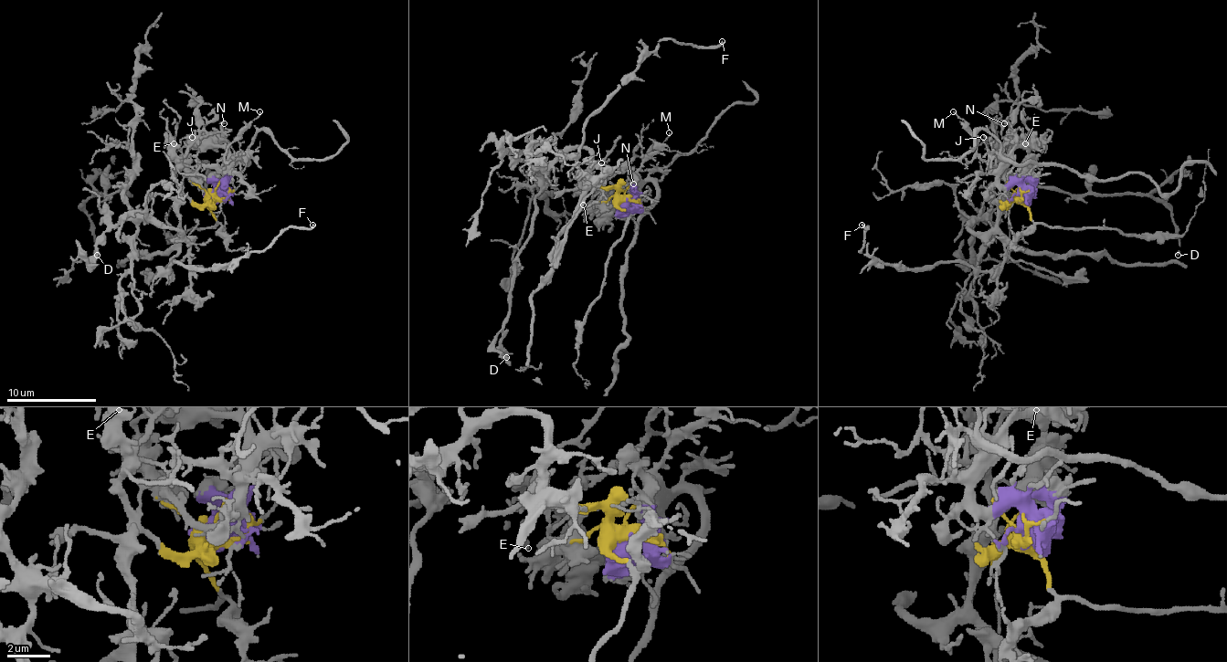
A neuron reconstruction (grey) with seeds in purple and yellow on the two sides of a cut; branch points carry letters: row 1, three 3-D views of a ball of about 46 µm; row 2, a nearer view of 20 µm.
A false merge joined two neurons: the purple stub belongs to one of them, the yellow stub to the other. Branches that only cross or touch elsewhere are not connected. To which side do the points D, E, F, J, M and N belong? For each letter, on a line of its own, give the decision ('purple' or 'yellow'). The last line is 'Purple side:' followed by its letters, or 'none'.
D: yellow
E: yellow
F: yellow
J: yellow
M: purple
N: purple
Purple side: M, N

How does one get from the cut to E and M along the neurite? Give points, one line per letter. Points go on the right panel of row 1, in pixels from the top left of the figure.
E: (1019, 197), (1008, 204), (999, 154), (1008, 142), (1026, 142)
M: (1019, 197), (1017, 185), (1003, 185), (985, 163), (969, 127), (954, 111)

